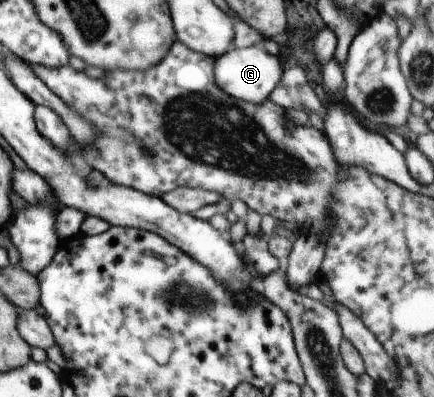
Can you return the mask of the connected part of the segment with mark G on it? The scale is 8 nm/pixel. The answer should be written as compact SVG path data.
M232 44L228 52L215 59L215 83L234 98L254 104L263 103L281 83L284 68L280 58L268 53L262 46L239 49Z

